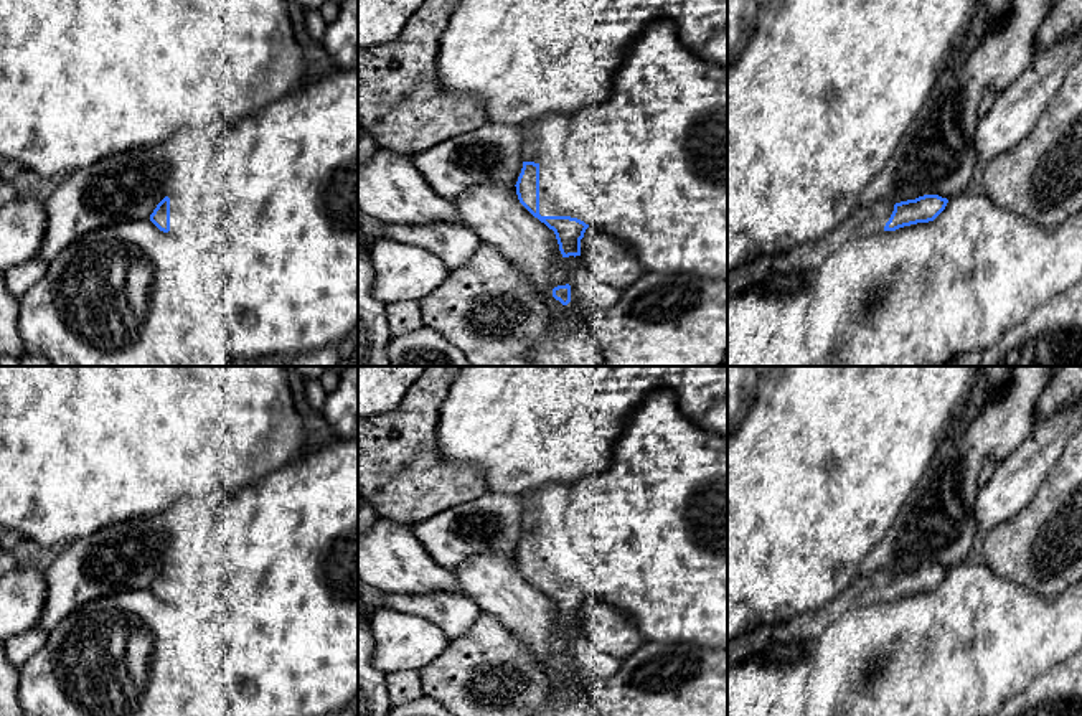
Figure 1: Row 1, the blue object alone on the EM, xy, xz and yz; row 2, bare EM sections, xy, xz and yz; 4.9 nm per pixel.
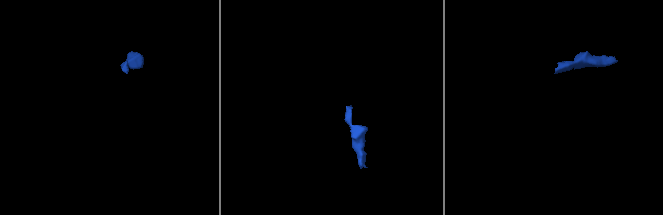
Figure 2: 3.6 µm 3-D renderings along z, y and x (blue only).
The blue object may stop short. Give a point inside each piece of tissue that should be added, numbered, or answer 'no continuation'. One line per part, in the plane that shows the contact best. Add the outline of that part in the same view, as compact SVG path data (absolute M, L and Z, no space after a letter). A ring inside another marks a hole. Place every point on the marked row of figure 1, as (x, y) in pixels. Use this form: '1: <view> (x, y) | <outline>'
1: yz (865, 221) | M877 201L871 206L859 205L841 226L813 243L774 257L757 256L742 262L727 272L727 295L755 287L770 274L815 271L848 241L882 233L892 211L894 205L889 201Z

